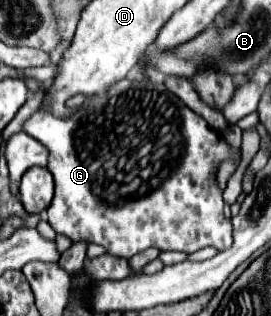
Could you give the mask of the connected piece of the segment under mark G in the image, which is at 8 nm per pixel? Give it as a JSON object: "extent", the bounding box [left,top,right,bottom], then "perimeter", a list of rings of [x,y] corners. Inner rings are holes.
{"extent":[23,79,241,259],"perimeter":[[[129,79],[117,81],[115,85],[111,85],[111,89],[107,89],[107,93],[103,93],[103,97],[95,97],[95,101],[91,101],[91,105],[87,107],[83,105],[83,97],[71,97],[67,105],[75,105],[75,113],[67,119],[57,119],[57,117],[51,117],[51,113],[43,113],[41,109],[37,109],[23,123],[23,131],[35,137],[39,143],[43,143],[45,149],[49,151],[47,169],[55,177],[55,197],[47,209],[47,219],[57,233],[67,235],[71,241],[97,243],[105,247],[109,255],[123,257],[123,259],[131,259],[135,253],[141,253],[149,247],[157,247],[159,251],[183,251],[183,253],[195,253],[203,247],[215,247],[217,251],[225,251],[231,247],[233,243],[231,241],[231,219],[225,219],[223,215],[223,199],[221,199],[221,189],[217,185],[217,171],[219,171],[219,165],[227,159],[237,159],[237,165],[239,165],[241,157],[237,157],[231,151],[225,137],[217,133],[215,129],[211,129],[201,115],[193,113],[175,93],[167,91],[163,83],[157,85],[151,81],[129,81]]]}

